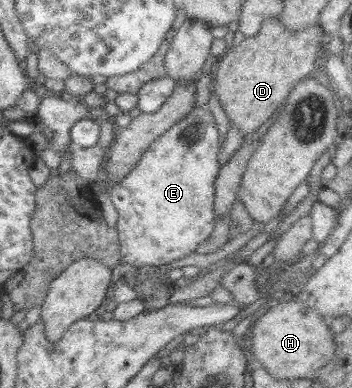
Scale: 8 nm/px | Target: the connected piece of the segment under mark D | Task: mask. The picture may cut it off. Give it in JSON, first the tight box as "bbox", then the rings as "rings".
{"bbox":[214,17,325,137],"rings":[[[279,17],[265,20],[255,36],[245,37],[238,45],[228,47],[219,58],[219,68],[215,72],[214,95],[217,96],[229,120],[237,126],[244,137],[269,120],[280,104],[284,103],[291,90],[301,81],[301,78],[305,78],[313,70],[311,64],[319,58],[317,48],[325,37],[319,30],[320,25],[317,24],[291,32],[284,27]]]}

